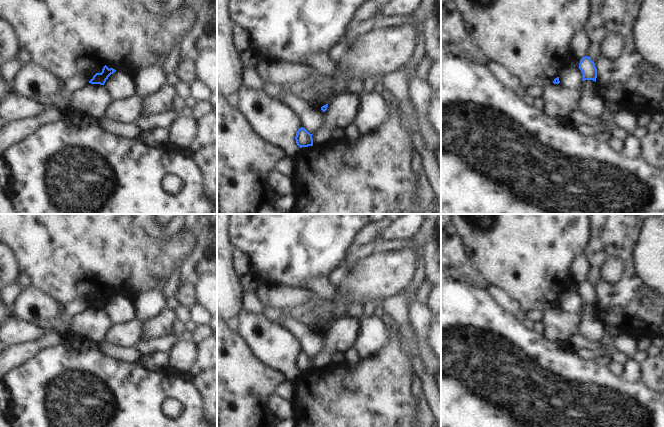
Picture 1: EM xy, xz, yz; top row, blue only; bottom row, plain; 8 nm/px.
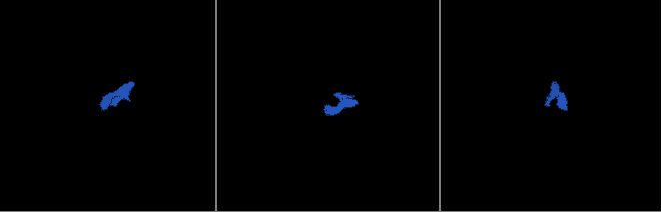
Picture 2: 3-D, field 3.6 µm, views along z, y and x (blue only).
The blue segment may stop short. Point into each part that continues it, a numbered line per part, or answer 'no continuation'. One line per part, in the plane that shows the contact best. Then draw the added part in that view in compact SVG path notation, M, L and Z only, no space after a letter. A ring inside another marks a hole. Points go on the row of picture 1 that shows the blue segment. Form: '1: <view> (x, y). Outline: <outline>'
no continuation.

